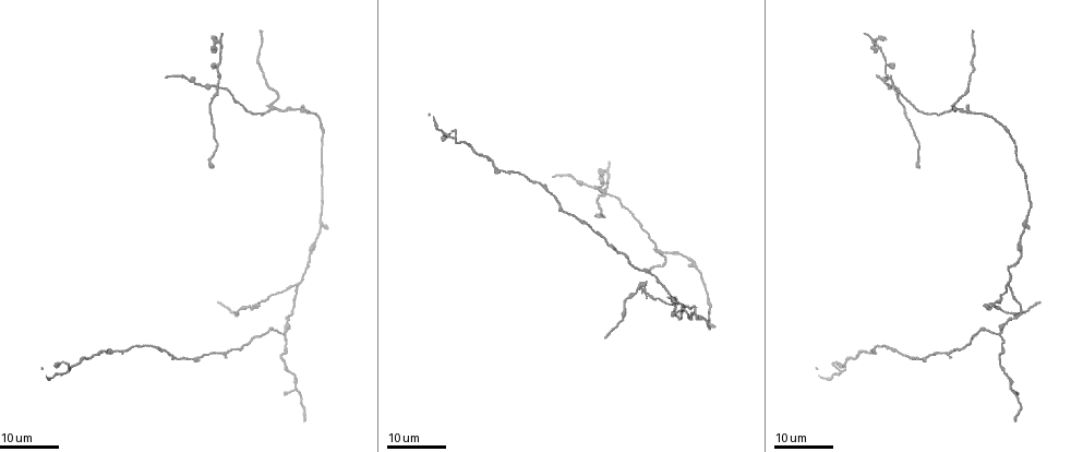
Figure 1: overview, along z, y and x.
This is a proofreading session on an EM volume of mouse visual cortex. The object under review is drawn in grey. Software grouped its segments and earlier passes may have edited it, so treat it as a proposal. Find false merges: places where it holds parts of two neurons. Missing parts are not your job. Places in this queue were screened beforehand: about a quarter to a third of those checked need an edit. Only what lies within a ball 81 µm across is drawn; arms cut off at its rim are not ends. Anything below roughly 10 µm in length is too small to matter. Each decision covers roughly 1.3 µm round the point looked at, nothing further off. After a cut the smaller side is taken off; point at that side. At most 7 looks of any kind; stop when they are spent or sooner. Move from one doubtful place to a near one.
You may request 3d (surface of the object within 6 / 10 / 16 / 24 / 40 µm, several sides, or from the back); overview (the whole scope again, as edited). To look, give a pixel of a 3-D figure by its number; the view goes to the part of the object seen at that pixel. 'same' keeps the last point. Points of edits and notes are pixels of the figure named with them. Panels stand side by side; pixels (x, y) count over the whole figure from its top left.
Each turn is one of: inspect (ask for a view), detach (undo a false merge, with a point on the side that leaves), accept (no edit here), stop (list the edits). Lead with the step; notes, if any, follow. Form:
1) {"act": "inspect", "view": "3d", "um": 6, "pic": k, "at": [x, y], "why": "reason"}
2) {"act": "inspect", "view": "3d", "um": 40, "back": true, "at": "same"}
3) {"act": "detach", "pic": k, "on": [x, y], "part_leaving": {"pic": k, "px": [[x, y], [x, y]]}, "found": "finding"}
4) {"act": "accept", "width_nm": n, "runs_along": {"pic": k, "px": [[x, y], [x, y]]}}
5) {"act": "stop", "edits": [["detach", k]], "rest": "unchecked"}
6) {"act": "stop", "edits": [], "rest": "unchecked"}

{"act": "inspect", "view": "3d", "um": 16, "pic": 1, "at": [282, 335], "why": "a fork"}

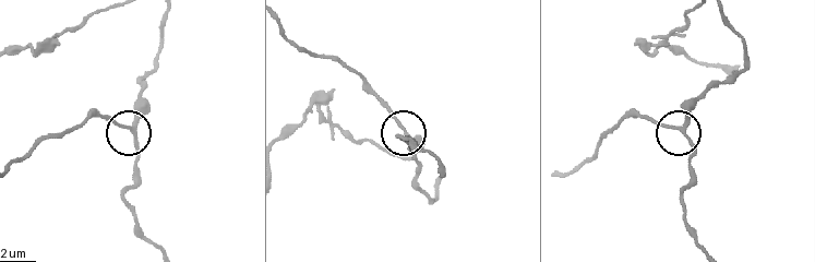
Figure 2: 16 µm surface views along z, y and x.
{"act": "inspect", "view": "3d", "um": 6, "pic": 2, "at": [678, 130]}

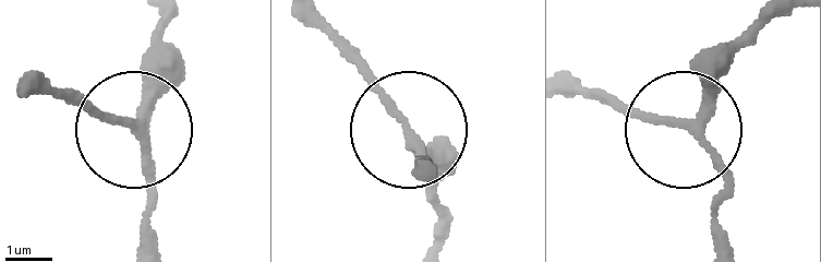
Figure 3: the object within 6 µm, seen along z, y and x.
{"act": "inspect", "view": "3d", "um": 6, "back": true, "pic": 3, "at": [410, 134]}

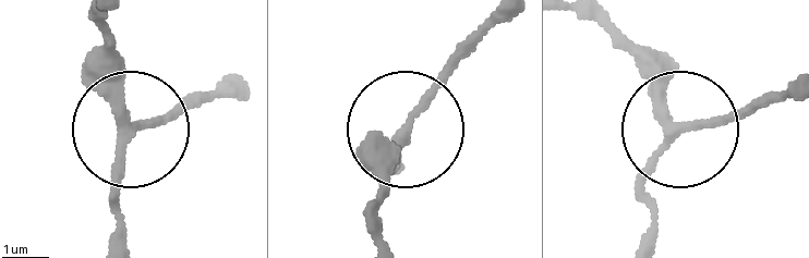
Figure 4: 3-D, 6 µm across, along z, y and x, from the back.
{"act": "accept", "arms": 3, "runs_along": {"pic": 4, "px": [[592, 15], [643, 73], [671, 132], [651, 179], [651, 233]]}, "found": "one neuron here"}

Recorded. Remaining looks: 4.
{"act": "inspect", "view": "3d", "um": 24, "pic": 1, "at": [1008, 287], "why": "small branch off a trunk"}

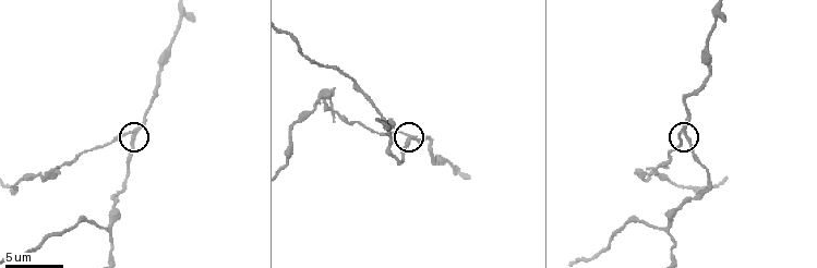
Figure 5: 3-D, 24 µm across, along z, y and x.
{"act": "inspect", "view": "3d", "um": 6, "pic": 5, "at": [410, 139]}

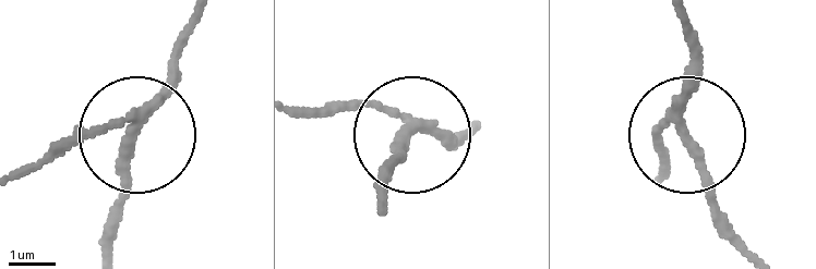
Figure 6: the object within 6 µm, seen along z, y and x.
{"act": "detach", "pic": 6, "on": [81, 132], "width_nm": 200, "part_leaving": {"pic": 6, "px": [[144, 106], [19, 168]]}, "found": "two neurons meet here"}

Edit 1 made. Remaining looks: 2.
{"act": "inspect", "view": "3d", "um": 24, "pic": 1, "at": [695, 266], "why": "side arm on a straight run"}

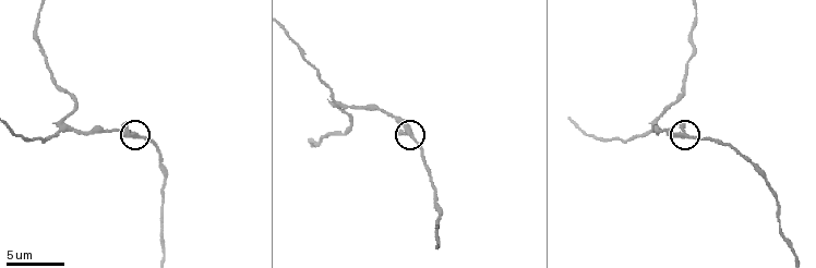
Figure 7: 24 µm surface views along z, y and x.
{"act": "inspect", "view": "3d", "um": 10, "pic": 7, "at": [685, 137]}

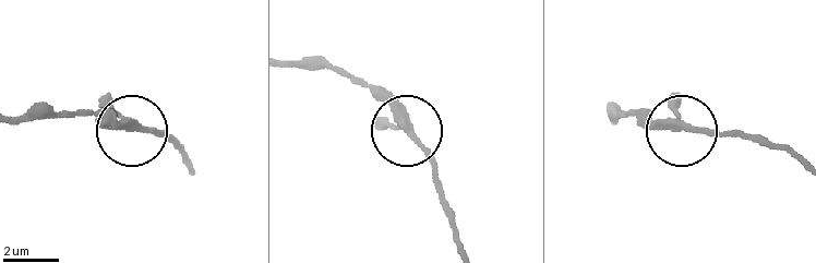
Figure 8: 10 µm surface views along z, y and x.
{"act": "accept", "width_nm": 230, "runs_along": {"pic": 8, "px": [[796, 159], [741, 136], [656, 129], [631, 115]]}, "found": "continuous, no second neuron"}

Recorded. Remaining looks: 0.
{"act": "stop", "edits": [["detach", 6]], "rest": "unchecked"}

